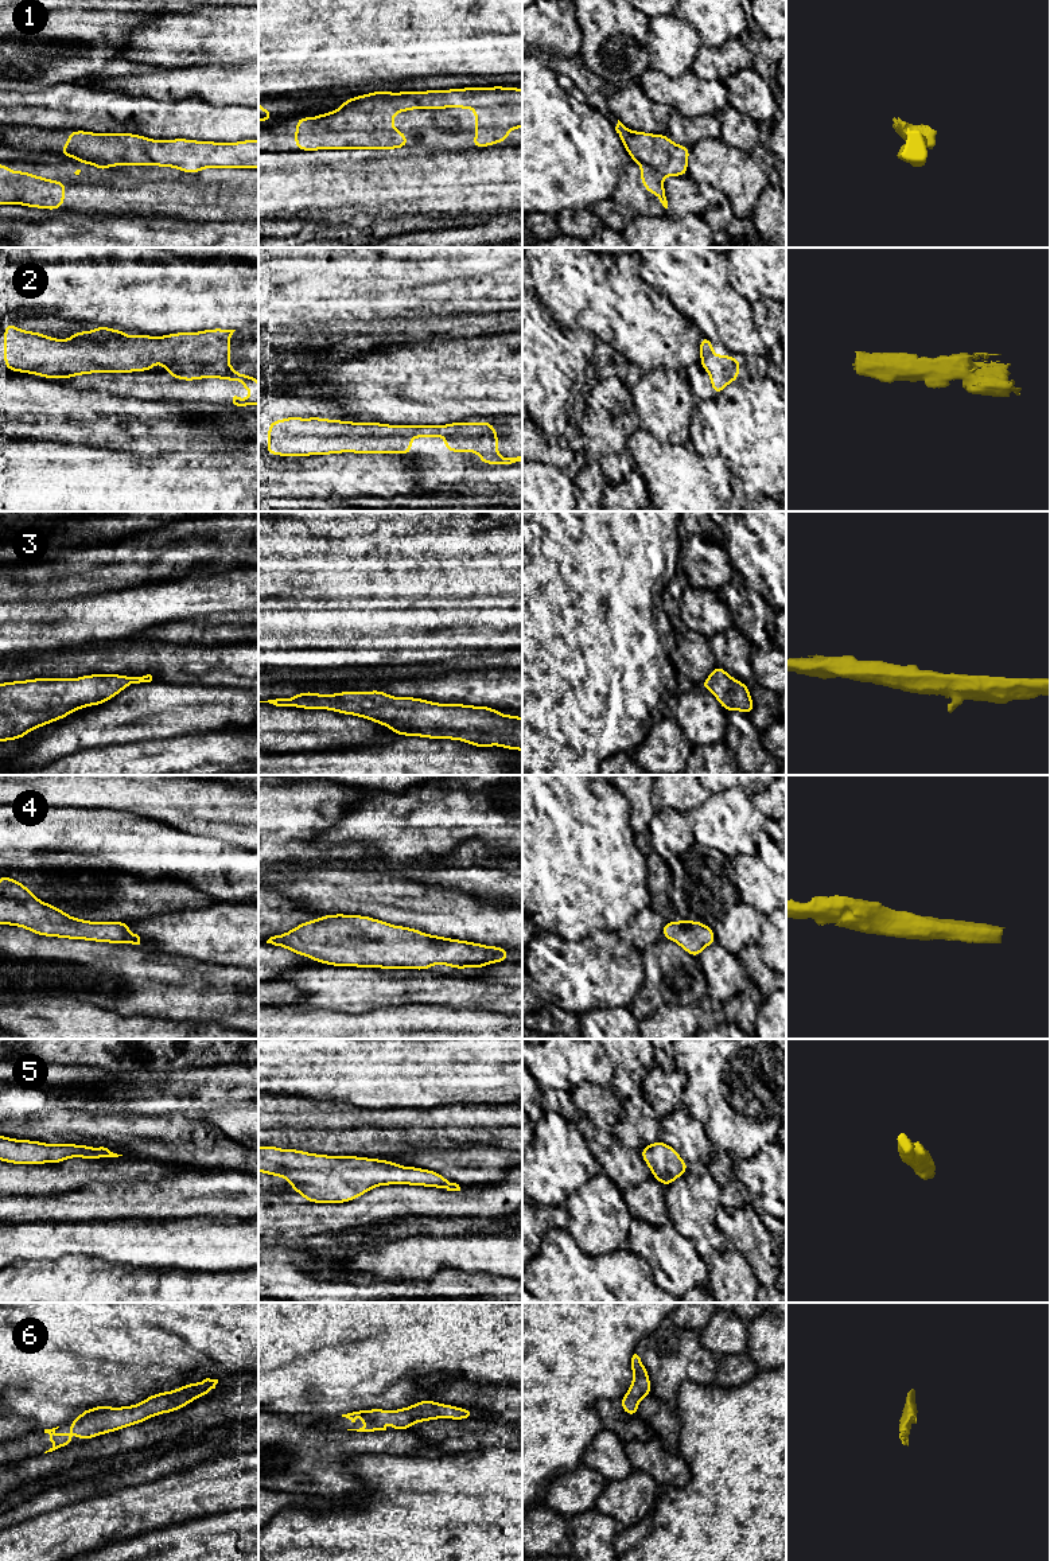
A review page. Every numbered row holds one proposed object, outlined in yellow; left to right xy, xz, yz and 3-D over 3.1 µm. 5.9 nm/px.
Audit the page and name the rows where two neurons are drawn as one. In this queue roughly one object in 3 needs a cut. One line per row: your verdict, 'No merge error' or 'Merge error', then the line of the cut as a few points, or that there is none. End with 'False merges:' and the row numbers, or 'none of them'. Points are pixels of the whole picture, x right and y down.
1: Merge error. Split along yz (638, 162), (652, 166), (662, 176)
2: No merge error. No split
3: No merge error. No split
4: No merge error. No split
5: No merge error. No split
6: No merge error. No split
False merges: 1

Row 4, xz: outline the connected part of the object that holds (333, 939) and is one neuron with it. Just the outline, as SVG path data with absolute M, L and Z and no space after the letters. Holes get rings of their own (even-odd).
M347 914L303 922L267 943L331 966L428 970L432 965L447 965L460 972L510 959L508 947L429 935Z

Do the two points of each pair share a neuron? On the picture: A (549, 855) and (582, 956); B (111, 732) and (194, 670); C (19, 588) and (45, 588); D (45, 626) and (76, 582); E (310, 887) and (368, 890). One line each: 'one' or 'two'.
A: two
B: two
C: one
D: two
E: one

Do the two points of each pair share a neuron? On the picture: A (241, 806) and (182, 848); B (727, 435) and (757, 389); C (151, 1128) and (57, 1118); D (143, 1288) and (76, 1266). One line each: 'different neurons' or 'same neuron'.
A: different neurons
B: same neuron
C: same neuron
D: same neuron

